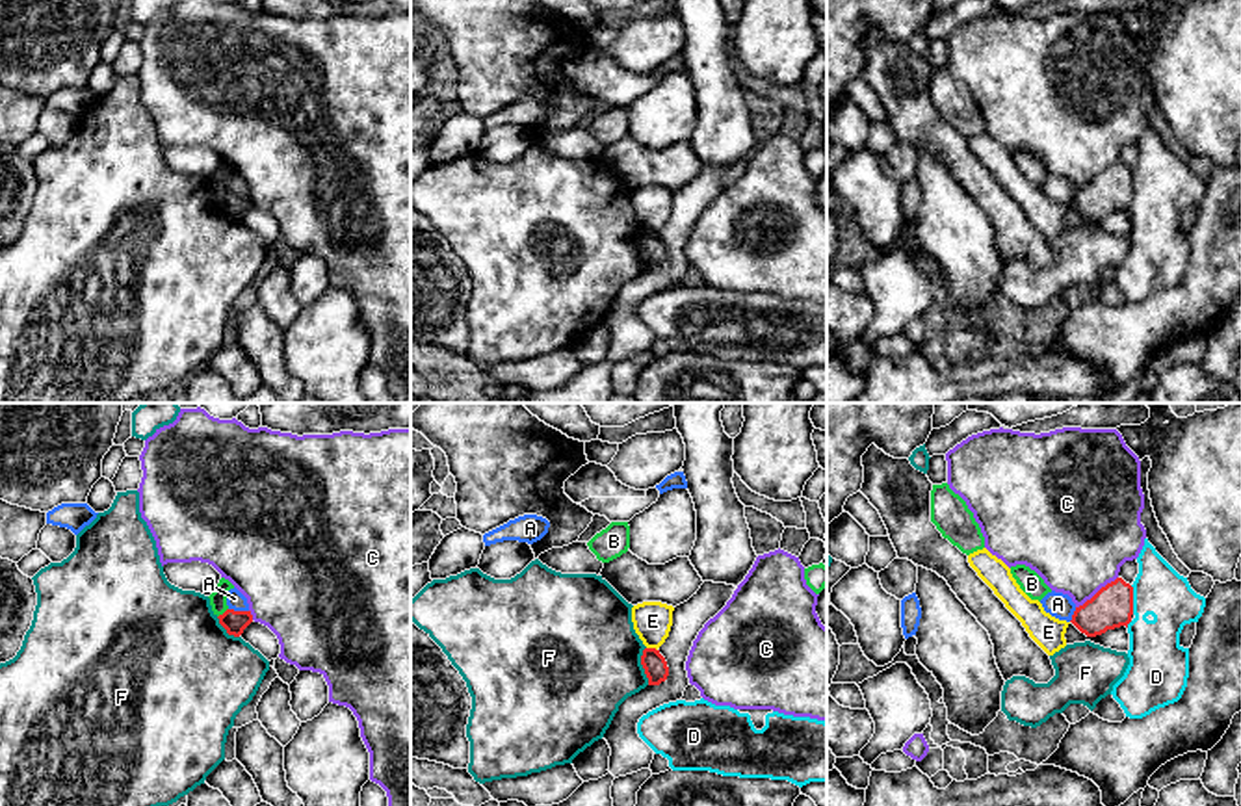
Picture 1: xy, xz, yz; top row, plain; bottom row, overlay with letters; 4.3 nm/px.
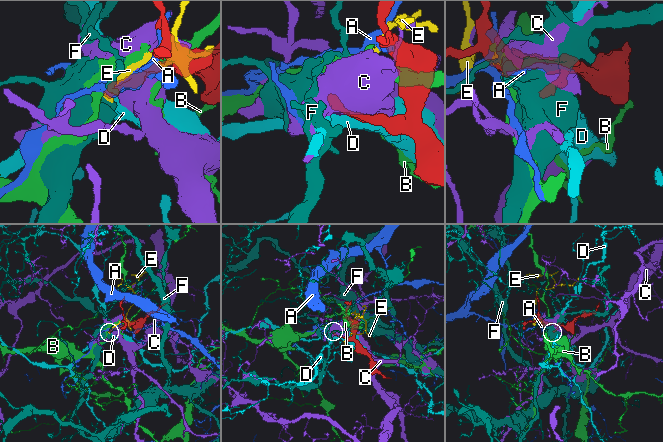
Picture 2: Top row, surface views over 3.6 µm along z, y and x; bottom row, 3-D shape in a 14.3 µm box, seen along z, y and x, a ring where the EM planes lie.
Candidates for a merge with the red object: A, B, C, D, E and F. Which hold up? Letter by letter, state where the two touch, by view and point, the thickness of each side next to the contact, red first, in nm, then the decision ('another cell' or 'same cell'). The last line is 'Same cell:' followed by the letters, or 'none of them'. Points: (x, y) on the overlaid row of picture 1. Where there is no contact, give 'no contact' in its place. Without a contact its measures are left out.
A: xy (238, 611) | 100/80 nm | another cell
B: xy (223, 613) | 100/80 nm | another cell
C: yz (1098, 591) | 180/460 nm | another cell
D: yz (1132, 600) | 180/220 nm | another cell
E: xz (653, 649) | 100/170 nm | another cell
F: xz (641, 663) | 100/500 nm | another cell
Same cell: none of them

